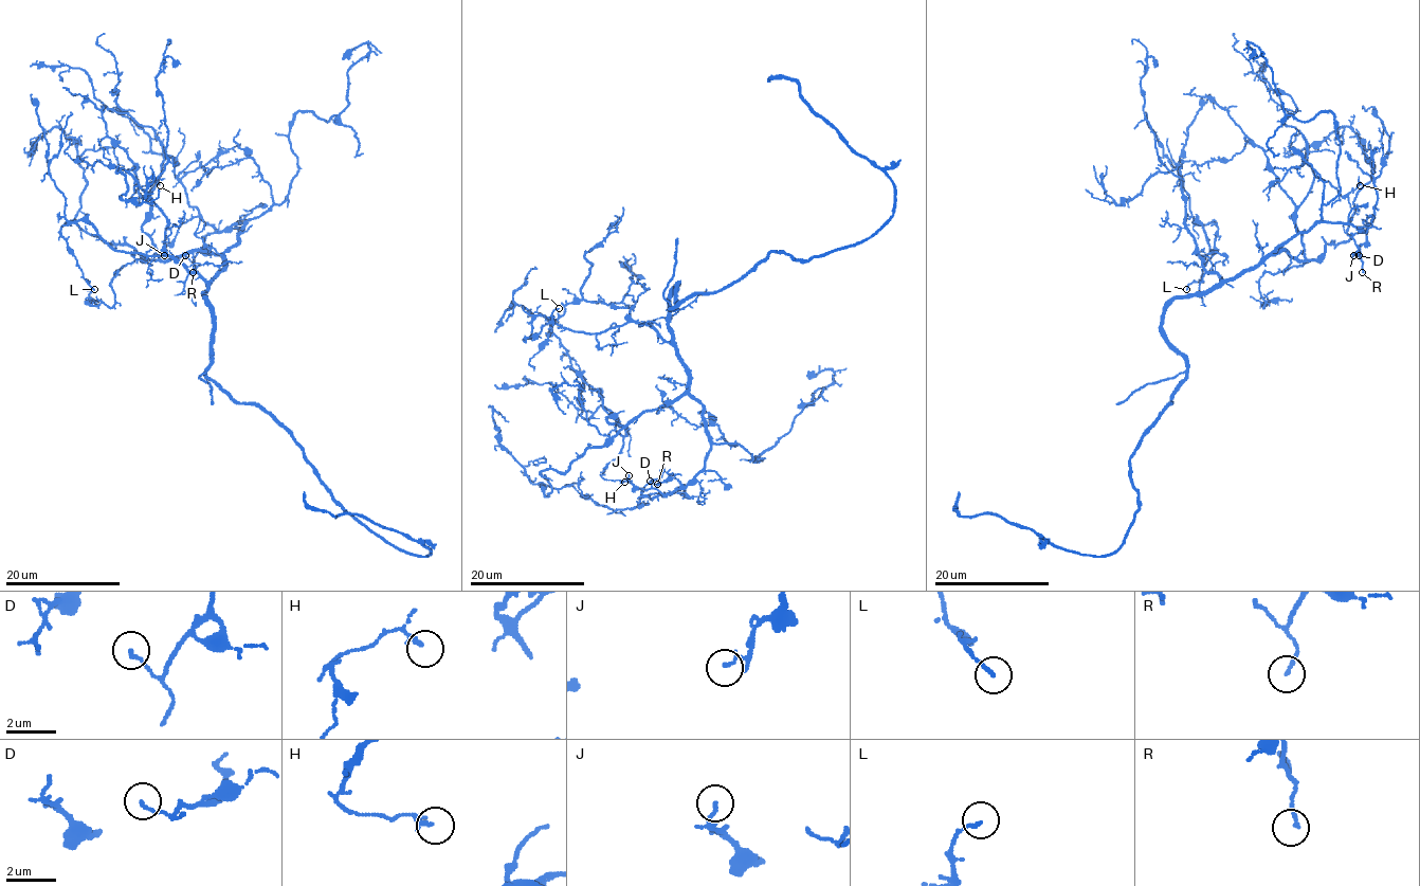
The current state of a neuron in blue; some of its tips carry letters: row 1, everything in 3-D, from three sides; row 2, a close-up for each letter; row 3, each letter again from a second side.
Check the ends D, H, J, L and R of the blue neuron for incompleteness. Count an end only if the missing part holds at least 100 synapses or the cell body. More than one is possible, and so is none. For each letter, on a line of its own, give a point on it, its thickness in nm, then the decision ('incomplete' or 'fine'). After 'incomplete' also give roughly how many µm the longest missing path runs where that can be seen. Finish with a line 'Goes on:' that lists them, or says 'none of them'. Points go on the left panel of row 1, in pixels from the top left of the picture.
D: place (185, 255); calibre 100 nm; fine
H: place (160, 185); calibre 150 nm; fine
J: place (164, 255); calibre 70 nm; fine
L: place (94, 289); calibre 130 nm; fine
R: place (193, 272); calibre 140 nm; fine
Goes on: none of them

